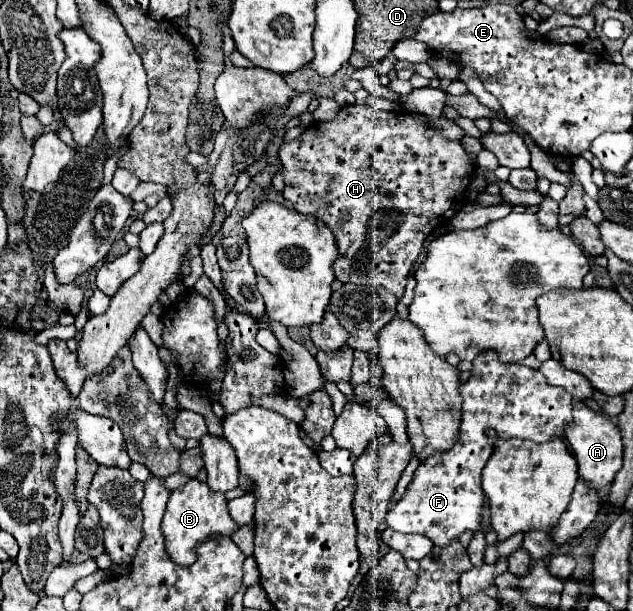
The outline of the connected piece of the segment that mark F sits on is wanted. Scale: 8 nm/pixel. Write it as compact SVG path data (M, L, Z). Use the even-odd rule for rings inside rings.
M481 352L475 360L473 360L473 366L477 368L477 374L473 374L467 384L462 384L459 388L459 392L463 397L461 412L463 412L463 418L461 418L461 442L455 444L455 448L451 448L451 452L439 452L439 456L431 456L431 460L427 460L427 464L419 464L417 468L417 476L411 480L411 484L407 486L403 498L397 502L397 510L389 510L387 512L387 524L389 528L397 530L397 532L413 532L413 534L425 534L433 540L433 544L437 546L447 546L451 540L459 538L465 530L471 530L471 532L477 532L479 526L481 526L481 510L483 510L483 488L481 488L481 470L483 466L487 464L491 452L493 452L493 440L489 438L489 432L493 430L499 438L525 438L525 440L533 440L533 442L547 442L551 438L561 438L565 440L563 436L563 424L567 420L571 420L571 396L567 396L567 392L563 392L563 388L555 388L555 386L549 386L545 382L545 376L539 372L539 370L533 370L533 368L527 368L523 364L499 364L495 352Z

